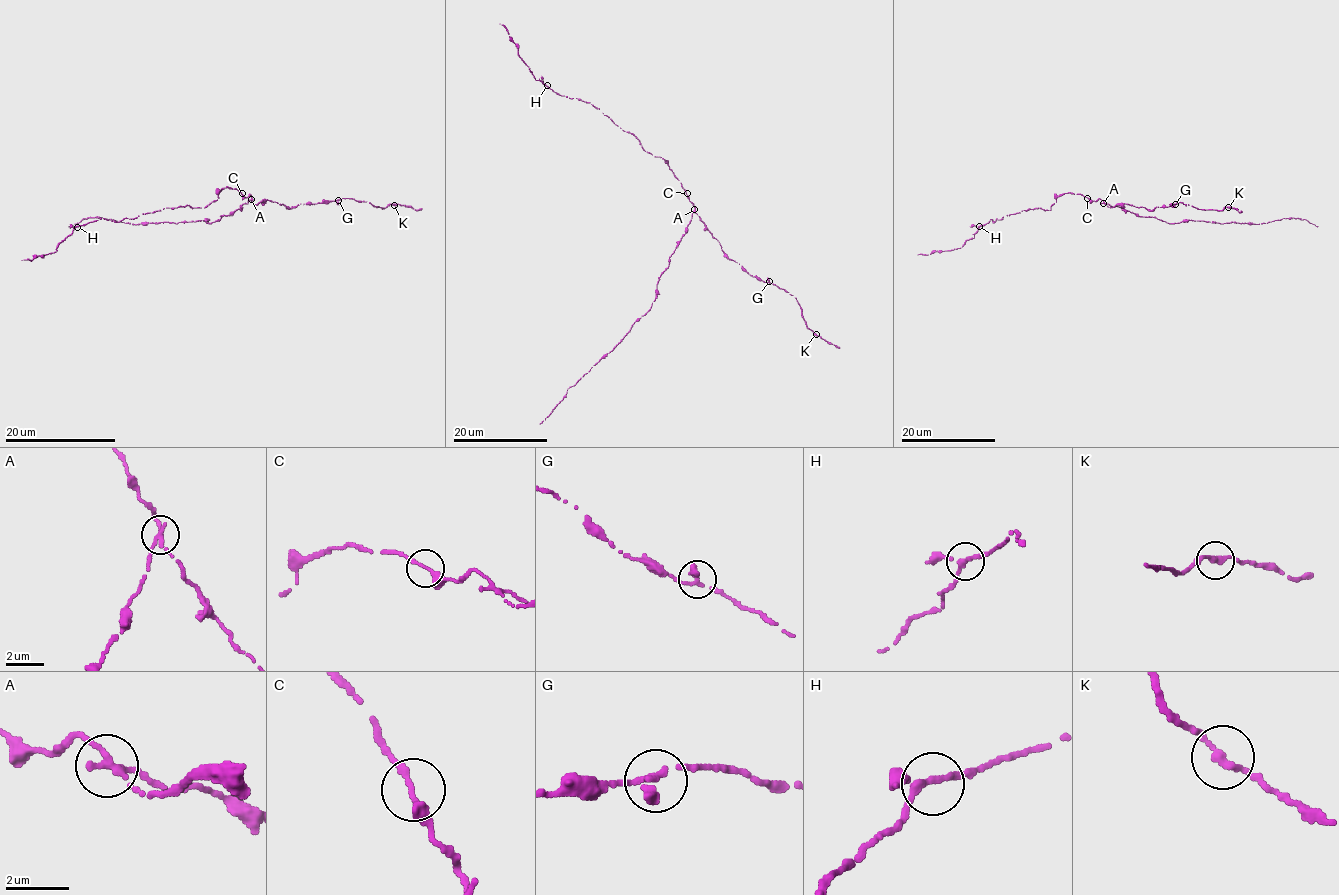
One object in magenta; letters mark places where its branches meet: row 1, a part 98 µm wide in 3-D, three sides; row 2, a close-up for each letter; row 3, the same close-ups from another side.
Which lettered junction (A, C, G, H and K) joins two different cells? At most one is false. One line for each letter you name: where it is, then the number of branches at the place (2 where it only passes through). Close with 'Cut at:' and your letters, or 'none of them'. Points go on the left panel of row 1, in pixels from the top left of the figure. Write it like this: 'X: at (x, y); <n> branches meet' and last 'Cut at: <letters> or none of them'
A: at (251, 199); 3 branches meet
Cut at: A

